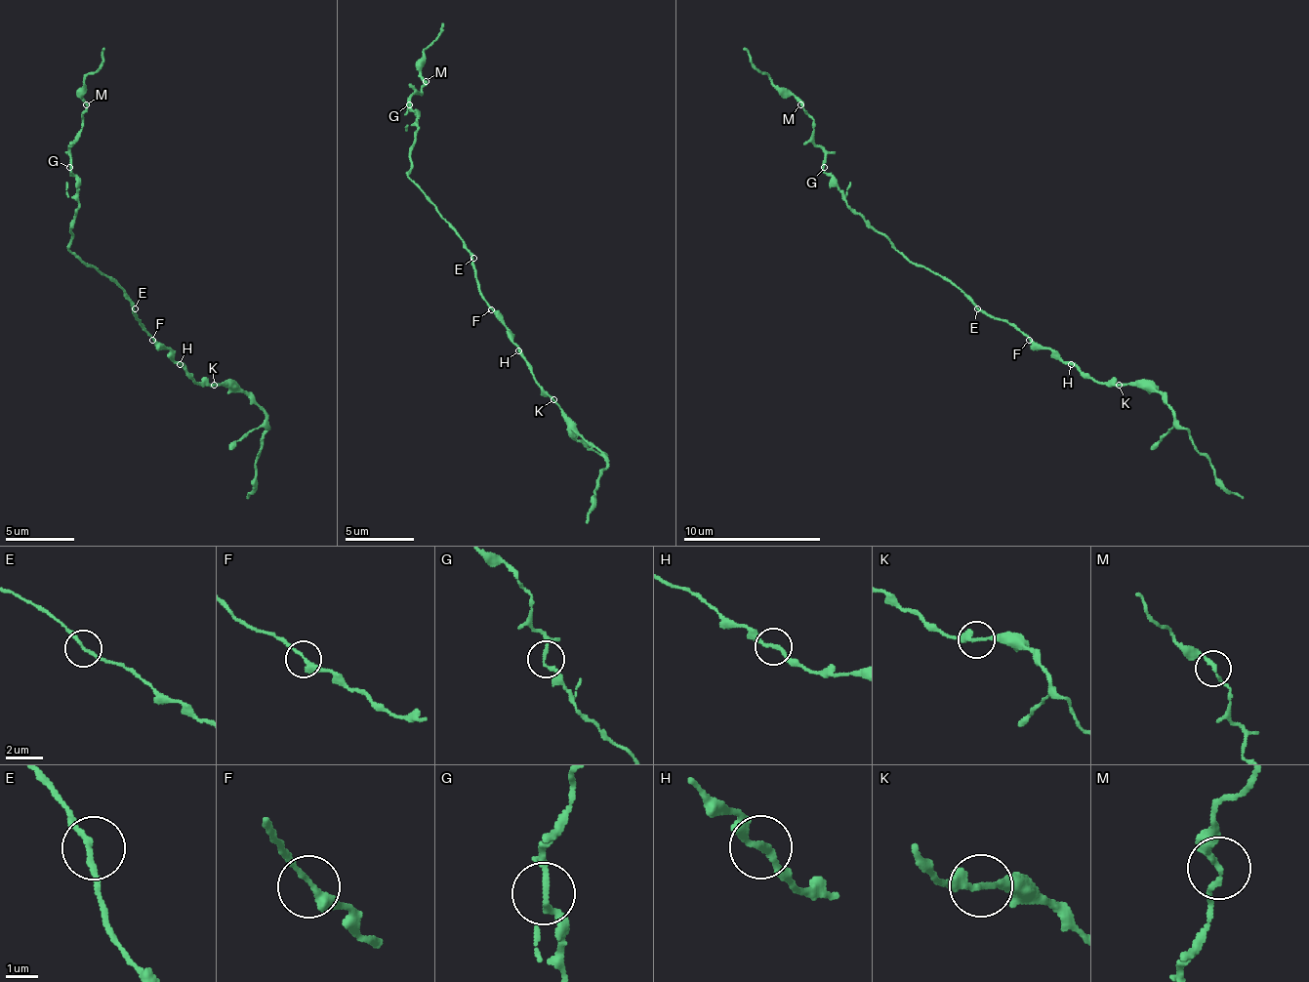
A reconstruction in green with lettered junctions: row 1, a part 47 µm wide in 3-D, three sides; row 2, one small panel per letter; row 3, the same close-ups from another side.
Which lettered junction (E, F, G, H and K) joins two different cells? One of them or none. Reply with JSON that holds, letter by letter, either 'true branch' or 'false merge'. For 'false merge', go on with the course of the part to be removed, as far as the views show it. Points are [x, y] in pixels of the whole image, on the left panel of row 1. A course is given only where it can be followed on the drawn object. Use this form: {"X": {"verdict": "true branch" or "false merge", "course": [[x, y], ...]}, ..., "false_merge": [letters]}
{"E": {"verdict": "true branch"}, "F": {"verdict": "true branch"}, "G": {"verdict": "true branch"}, "H": {"verdict": "true branch"}, "K": {"verdict": "true branch"}, "false_merge": []}

